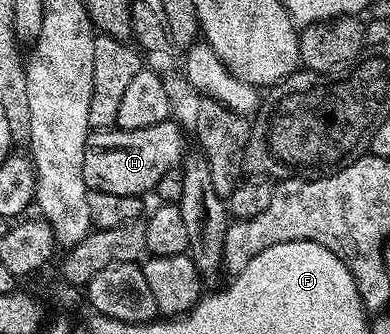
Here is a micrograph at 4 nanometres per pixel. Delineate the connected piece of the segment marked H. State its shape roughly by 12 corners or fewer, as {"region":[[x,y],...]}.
{"region":[[169,119],[89,132],[89,190],[140,197],[181,164]]}

